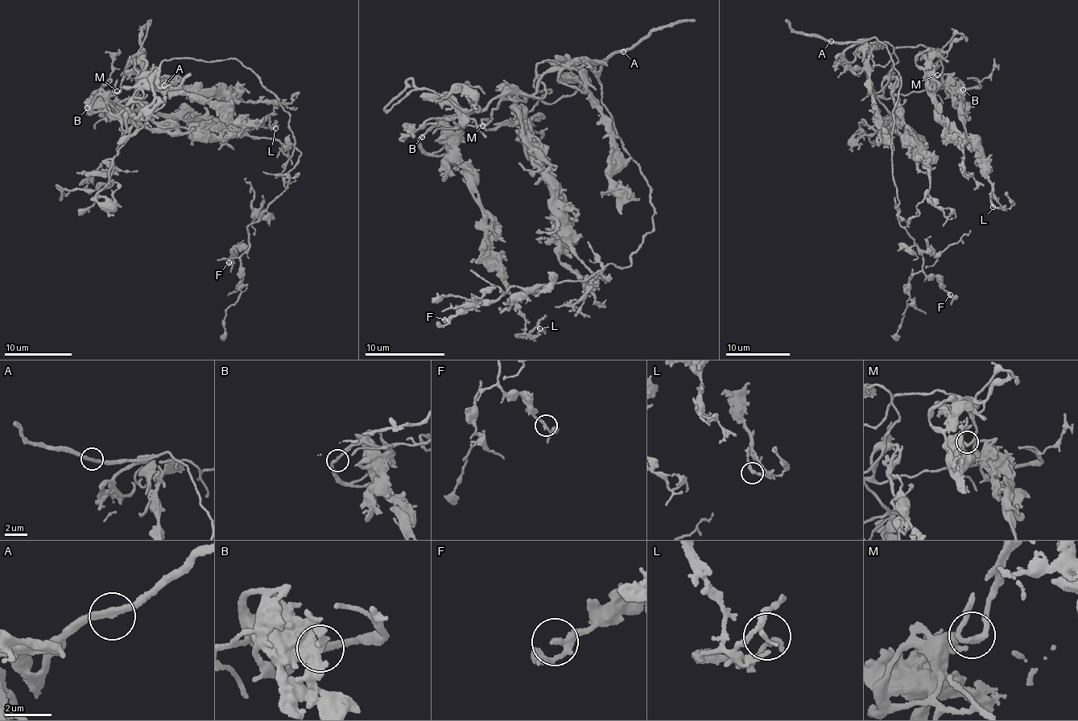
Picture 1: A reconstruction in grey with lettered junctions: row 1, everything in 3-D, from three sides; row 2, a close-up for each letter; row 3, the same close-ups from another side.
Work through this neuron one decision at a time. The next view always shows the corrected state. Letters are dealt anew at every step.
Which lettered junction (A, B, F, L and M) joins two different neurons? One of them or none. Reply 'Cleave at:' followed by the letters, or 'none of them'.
Cleave at: none of them

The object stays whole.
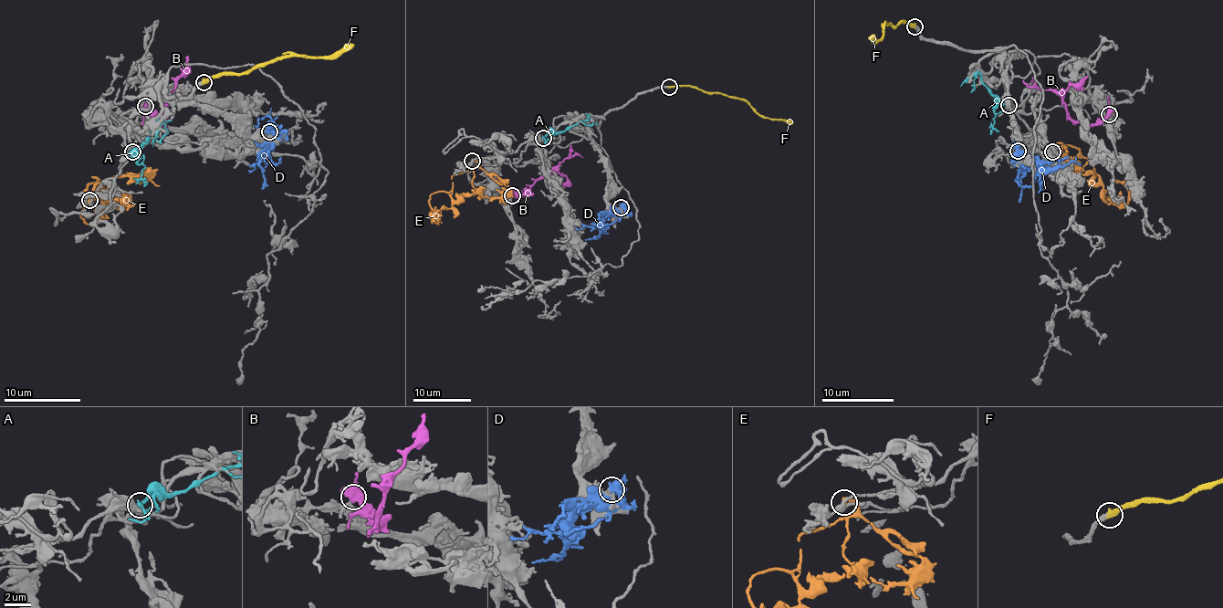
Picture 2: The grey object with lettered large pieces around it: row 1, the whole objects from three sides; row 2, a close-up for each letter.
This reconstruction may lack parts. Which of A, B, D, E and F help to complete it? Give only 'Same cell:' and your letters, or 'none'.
Same cell: F

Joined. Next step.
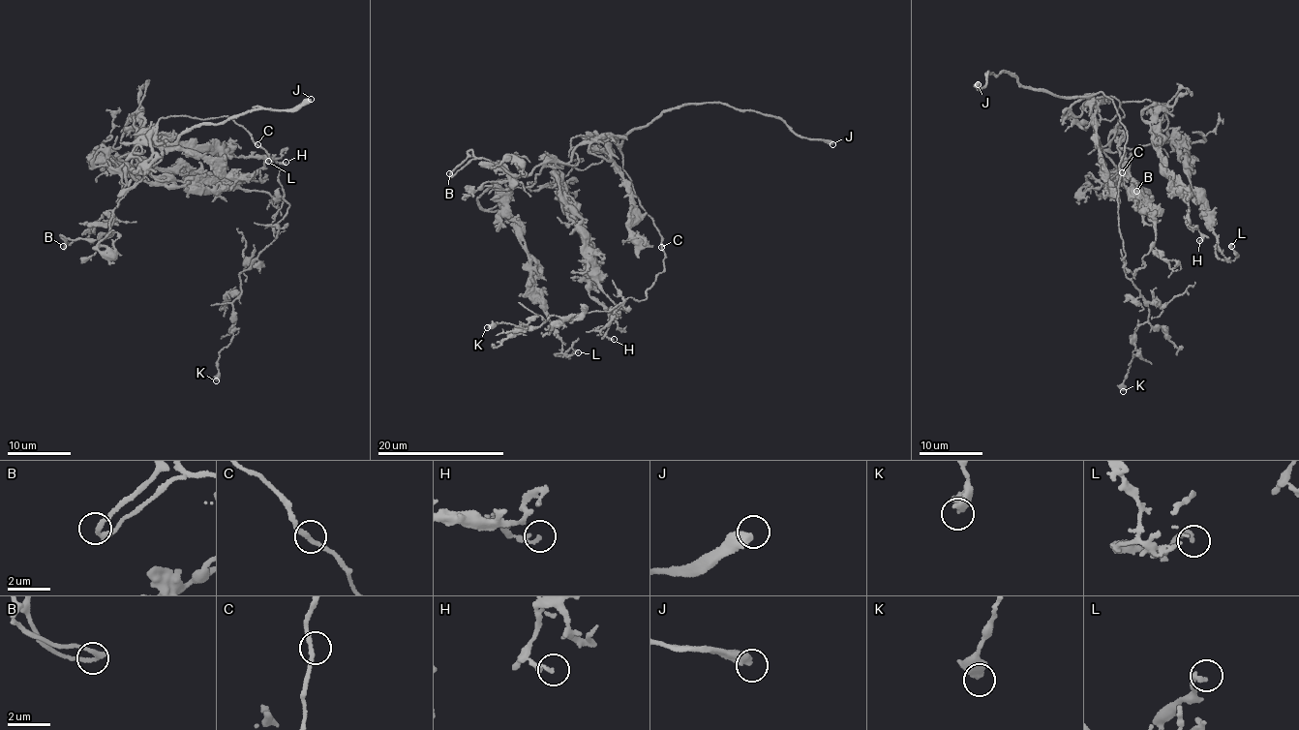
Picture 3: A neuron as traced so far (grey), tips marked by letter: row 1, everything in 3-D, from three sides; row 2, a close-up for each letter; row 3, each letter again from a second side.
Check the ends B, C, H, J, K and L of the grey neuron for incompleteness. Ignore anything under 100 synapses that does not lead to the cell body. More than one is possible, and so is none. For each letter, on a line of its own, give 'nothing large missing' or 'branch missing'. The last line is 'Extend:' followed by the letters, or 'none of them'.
B: nothing large missing
C: nothing large missing
H: nothing large missing
J: branch missing
K: nothing large missing
L: nothing large missing
Extend: J

